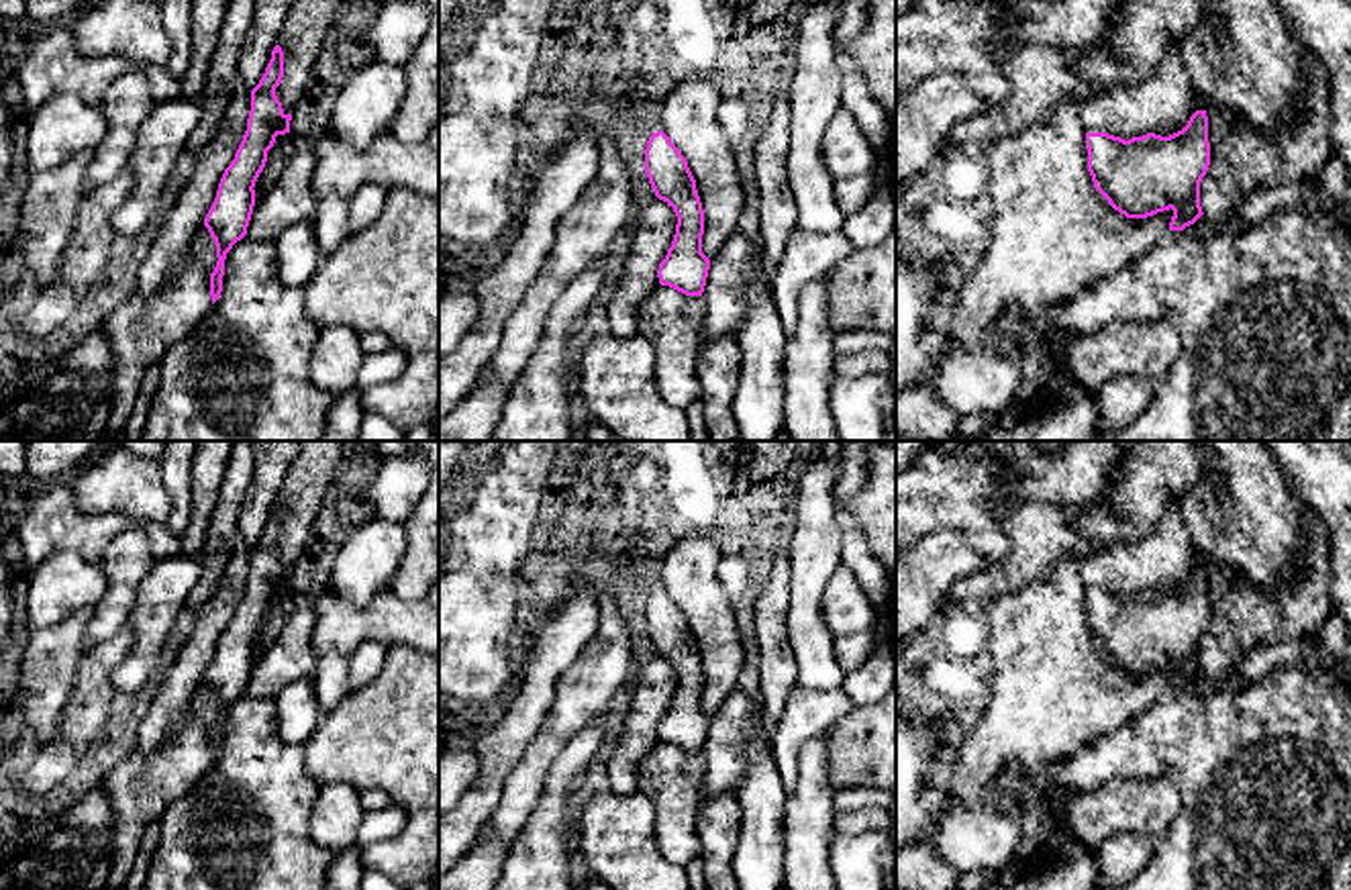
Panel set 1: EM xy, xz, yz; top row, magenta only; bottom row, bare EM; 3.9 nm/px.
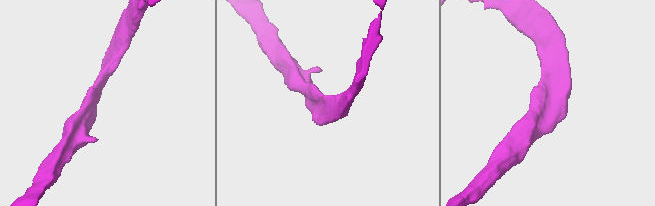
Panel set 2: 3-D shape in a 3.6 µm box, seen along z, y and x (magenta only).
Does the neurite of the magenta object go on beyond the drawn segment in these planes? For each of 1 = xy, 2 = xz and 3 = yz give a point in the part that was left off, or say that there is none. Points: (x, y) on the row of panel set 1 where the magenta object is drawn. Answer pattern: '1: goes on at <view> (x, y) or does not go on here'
1: does not go on here
2: does not go on here
3: does not go on here

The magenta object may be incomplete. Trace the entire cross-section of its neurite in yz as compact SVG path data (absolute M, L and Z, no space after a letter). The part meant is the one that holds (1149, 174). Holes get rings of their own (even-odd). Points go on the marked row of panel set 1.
M1196 110L1188 125L1169 137L1147 133L1124 141L1108 133L1086 133L1086 149L1094 188L1127 218L1147 218L1171 208L1169 231L1184 231L1204 214L1200 182L1210 165L1206 110Z

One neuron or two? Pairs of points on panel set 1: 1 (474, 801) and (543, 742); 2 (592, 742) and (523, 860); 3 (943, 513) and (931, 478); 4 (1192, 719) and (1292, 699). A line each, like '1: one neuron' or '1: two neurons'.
1: two neurons
2: one neuron
3: one neuron
4: one neuron

